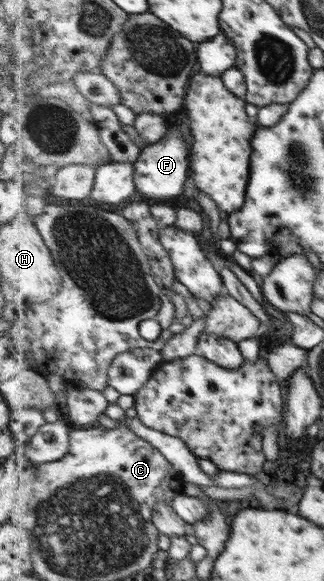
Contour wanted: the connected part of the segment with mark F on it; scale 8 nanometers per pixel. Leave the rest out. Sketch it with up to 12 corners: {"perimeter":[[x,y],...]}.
{"perimeter":[[171,125],[134,163],[148,202],[184,193],[191,145]]}

